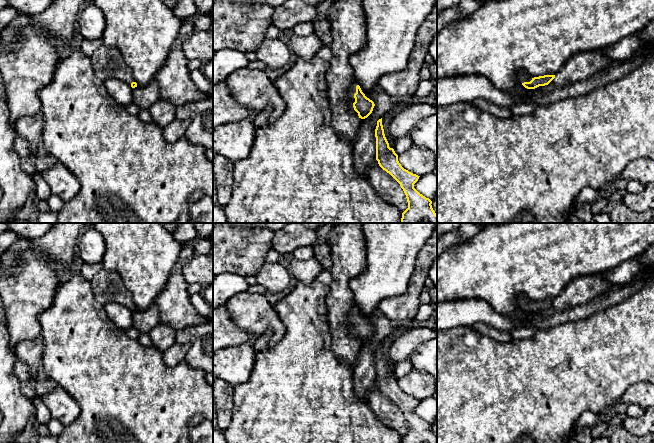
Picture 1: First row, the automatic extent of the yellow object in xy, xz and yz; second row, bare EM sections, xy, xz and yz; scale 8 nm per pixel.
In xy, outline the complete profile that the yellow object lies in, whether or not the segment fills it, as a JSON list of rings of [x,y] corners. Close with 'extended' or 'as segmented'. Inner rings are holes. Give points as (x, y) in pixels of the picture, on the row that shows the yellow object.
[[[102,45],[90,58],[95,76],[99,80],[104,82],[115,78],[127,83],[132,88],[137,87],[130,68],[117,49]]]; extended

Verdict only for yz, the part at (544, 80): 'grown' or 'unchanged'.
grown

